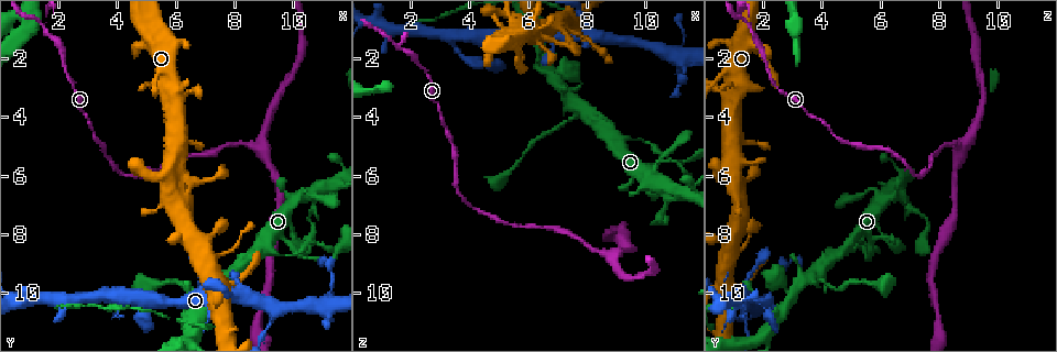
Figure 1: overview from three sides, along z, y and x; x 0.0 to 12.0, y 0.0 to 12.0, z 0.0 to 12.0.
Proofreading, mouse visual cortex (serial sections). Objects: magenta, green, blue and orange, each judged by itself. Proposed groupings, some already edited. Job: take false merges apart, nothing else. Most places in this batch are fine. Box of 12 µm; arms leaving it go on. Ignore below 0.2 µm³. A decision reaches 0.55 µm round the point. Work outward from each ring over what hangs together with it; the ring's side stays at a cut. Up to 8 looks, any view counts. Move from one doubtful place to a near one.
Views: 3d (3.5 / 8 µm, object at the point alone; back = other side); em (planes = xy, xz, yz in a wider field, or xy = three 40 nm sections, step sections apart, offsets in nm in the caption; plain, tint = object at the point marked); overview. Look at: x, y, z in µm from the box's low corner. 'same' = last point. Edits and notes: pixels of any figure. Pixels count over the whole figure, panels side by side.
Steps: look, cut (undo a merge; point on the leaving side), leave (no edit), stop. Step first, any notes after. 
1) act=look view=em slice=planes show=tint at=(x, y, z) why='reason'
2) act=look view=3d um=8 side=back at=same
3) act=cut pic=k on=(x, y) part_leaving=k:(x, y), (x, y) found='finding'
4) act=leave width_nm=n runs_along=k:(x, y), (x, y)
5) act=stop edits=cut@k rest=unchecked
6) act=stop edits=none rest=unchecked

act=look view=3d um=8 at=(8.0, 10.1, 1.2) why='branch point'

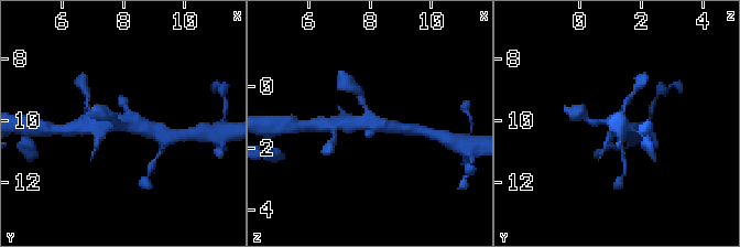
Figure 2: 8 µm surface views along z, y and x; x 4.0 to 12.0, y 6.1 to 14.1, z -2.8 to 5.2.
act=look view=3d um=3.5 at=(7.9, 10.1, 1.3) why='zoom in'

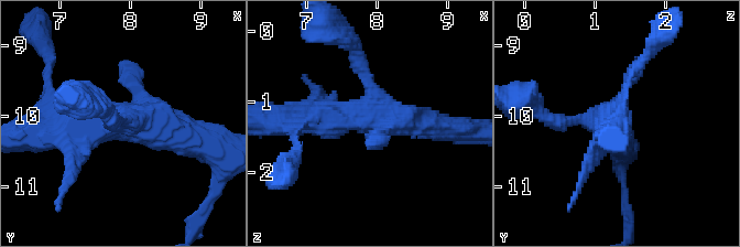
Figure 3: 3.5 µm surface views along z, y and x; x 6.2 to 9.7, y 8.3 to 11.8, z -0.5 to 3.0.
act=look view=em slice=planes show=tint at=(7.95, 10.05, 1.15) why='shape alone is not enough'

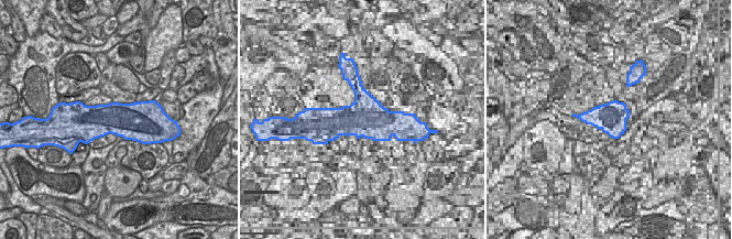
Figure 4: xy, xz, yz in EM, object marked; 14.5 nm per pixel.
act=leave runs_along=3:(55, 133), (140, 120), (194, 140) found='all the same cell'

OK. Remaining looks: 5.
act=look view=3d um=3.5 at=(7.7, 9.5, 3.7) why='thin arm on a thick one'

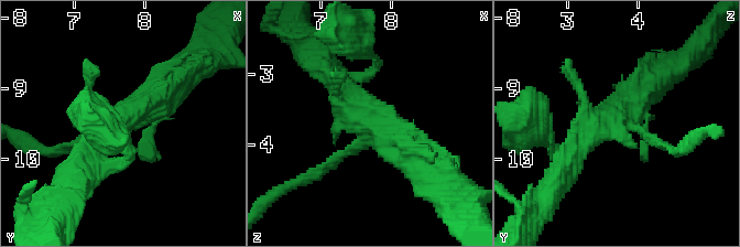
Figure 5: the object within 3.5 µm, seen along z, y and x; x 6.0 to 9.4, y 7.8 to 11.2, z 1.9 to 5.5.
act=look view=em slice=xy step=2 show=tint at=(7.70, 9.40, 3.70) why='need the tissue'

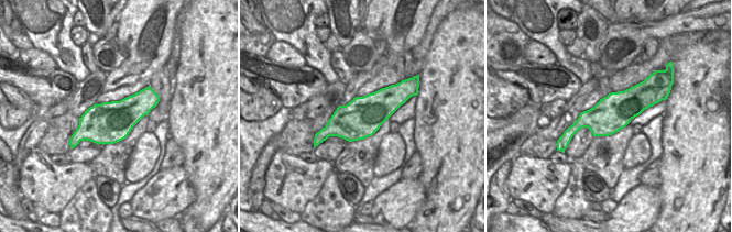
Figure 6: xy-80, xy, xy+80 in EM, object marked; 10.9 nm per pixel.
act=leave width_nm=440 runs_along=5:(424, 162), (363, 115), (333, 78) found='continuous, no second cell'

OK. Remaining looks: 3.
act=look view=3d um=3.5 at=(8.8, 5.0, 8.7) why='three-way junction'

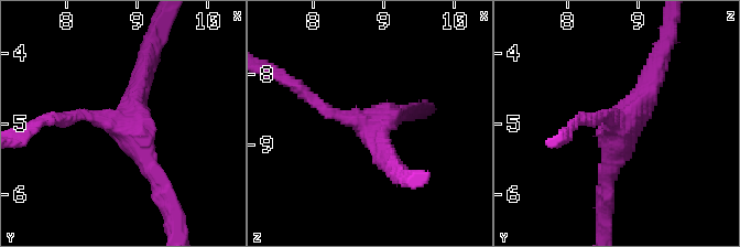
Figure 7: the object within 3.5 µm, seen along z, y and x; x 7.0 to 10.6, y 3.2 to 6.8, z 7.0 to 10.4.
act=look view=em slice=planes show=tint at=(8.75, 5.05, 8.75) arms=3 arm_widths_nm=200,250,300

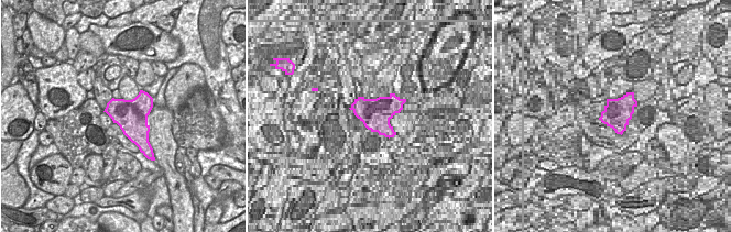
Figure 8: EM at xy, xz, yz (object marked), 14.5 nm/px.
act=leave runs_along=7:(60, 120), (83, 114), (120, 125), (158, 185) found='one cell here'

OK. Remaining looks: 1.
act=stop edits=none rest=unchecked

